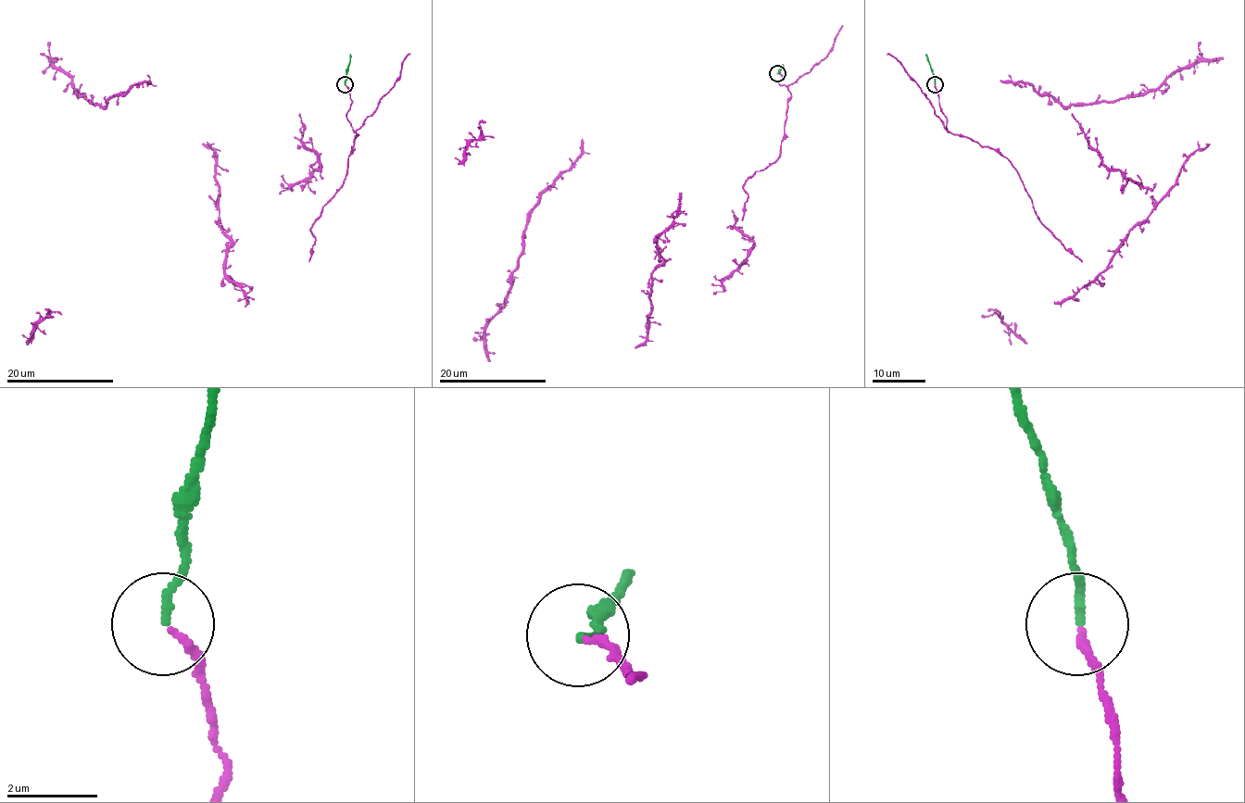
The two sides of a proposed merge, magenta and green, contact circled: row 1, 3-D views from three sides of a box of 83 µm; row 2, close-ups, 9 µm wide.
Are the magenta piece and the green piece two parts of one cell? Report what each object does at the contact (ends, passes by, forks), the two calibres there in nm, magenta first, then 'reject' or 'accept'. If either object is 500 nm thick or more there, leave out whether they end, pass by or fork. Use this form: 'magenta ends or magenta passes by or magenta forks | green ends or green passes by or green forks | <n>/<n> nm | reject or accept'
magenta ends | green ends | 160/180 nm | reject

